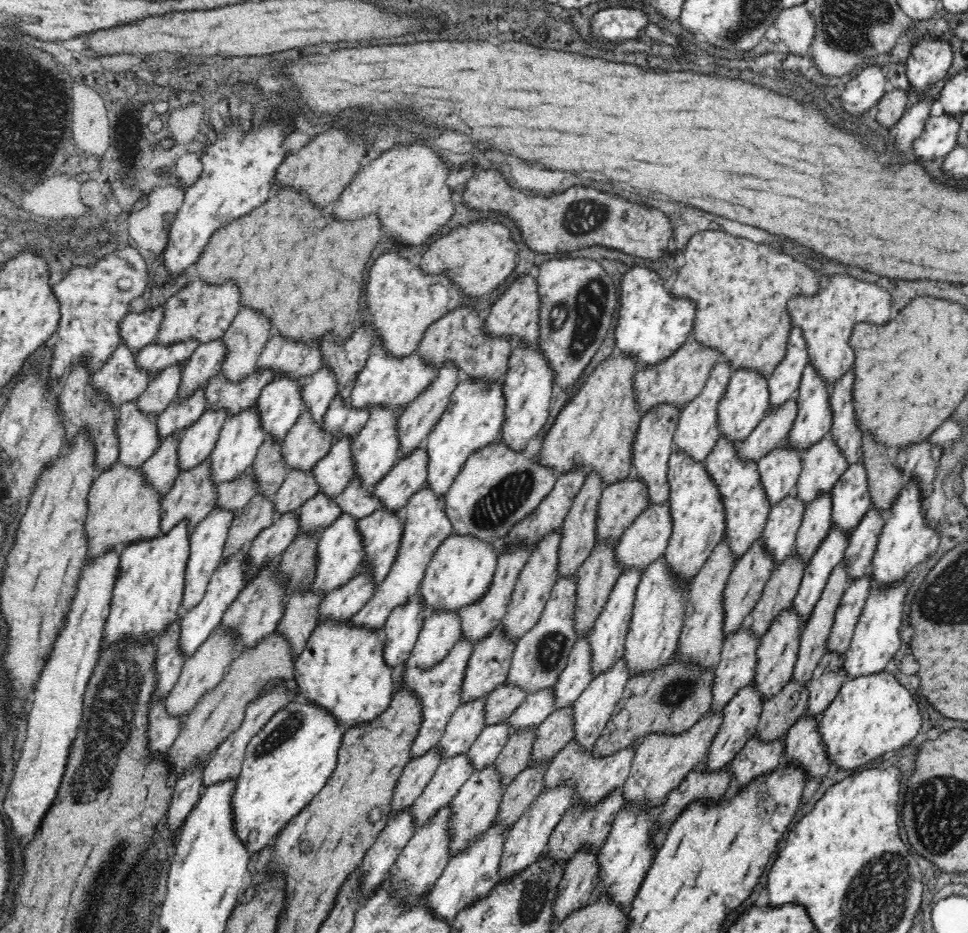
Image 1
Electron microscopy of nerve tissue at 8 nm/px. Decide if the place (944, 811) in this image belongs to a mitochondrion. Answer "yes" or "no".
yes

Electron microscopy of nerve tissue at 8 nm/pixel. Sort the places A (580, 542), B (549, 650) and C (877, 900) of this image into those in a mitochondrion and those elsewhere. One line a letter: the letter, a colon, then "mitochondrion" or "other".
A: other
B: mitochondrion
C: mitochondrion

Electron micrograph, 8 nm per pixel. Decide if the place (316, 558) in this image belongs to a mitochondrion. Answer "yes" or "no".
no

